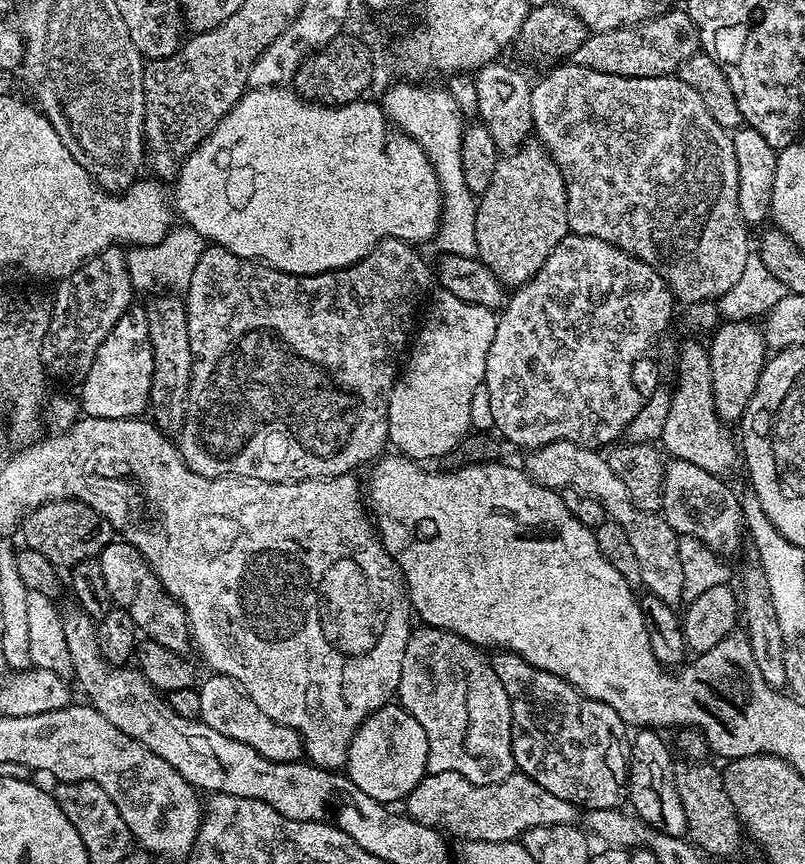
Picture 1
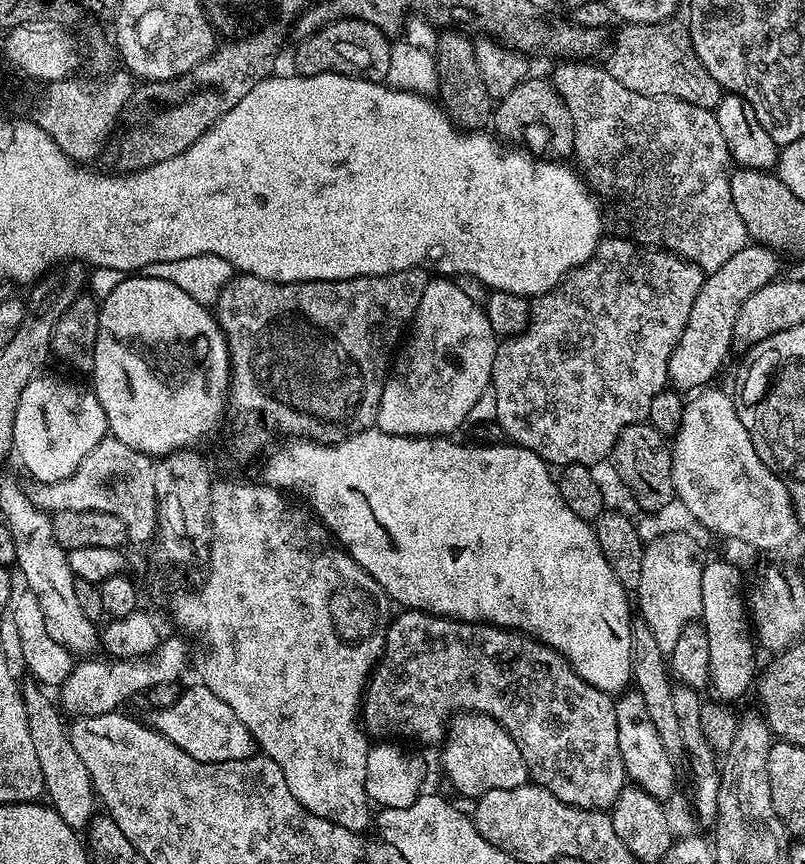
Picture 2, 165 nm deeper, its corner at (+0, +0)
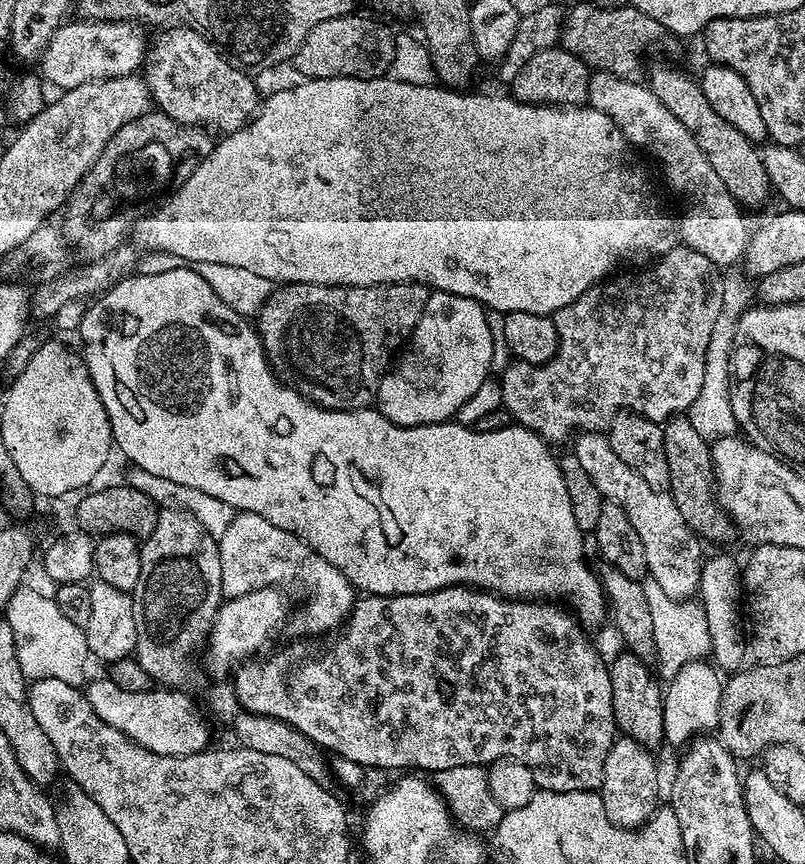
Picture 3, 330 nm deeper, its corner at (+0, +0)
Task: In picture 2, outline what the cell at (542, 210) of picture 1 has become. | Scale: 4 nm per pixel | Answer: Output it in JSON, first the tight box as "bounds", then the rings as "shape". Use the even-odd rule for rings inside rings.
{"bounds":[490,78,574,162],"shape":[[[529,78],[516,86],[510,94],[499,97],[490,128],[501,141],[509,140],[512,143],[509,145],[519,146],[537,157],[553,162],[563,161],[574,153],[574,118],[547,79]]]}

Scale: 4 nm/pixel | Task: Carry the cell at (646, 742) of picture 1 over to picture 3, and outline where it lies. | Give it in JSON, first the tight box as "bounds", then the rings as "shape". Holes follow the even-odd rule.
{"bounds":[608,650,665,750],"shape":[[[624,650],[621,653],[616,661],[611,661],[608,670],[616,727],[627,739],[642,745],[643,748],[656,750],[659,744],[665,743],[664,694],[661,681],[654,672],[652,677],[652,672],[648,669],[651,667],[645,661],[639,660],[633,652]]]}

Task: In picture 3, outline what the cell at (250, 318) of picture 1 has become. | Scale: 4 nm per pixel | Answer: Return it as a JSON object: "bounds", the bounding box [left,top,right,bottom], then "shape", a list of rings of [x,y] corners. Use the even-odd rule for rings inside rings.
{"bounds":[258,284,430,412],"shape":[[[286,284],[277,287],[273,291],[272,297],[260,307],[258,313],[258,321],[260,320],[260,324],[258,323],[260,344],[264,348],[264,355],[268,358],[268,365],[275,372],[276,378],[280,383],[287,384],[299,396],[304,396],[312,404],[317,404],[320,408],[329,408],[335,412],[353,412],[359,408],[369,407],[375,401],[380,379],[384,377],[385,372],[389,371],[390,361],[401,351],[405,341],[411,337],[418,318],[422,318],[422,310],[426,306],[429,295],[430,289],[426,284],[375,284],[374,286]]]}

